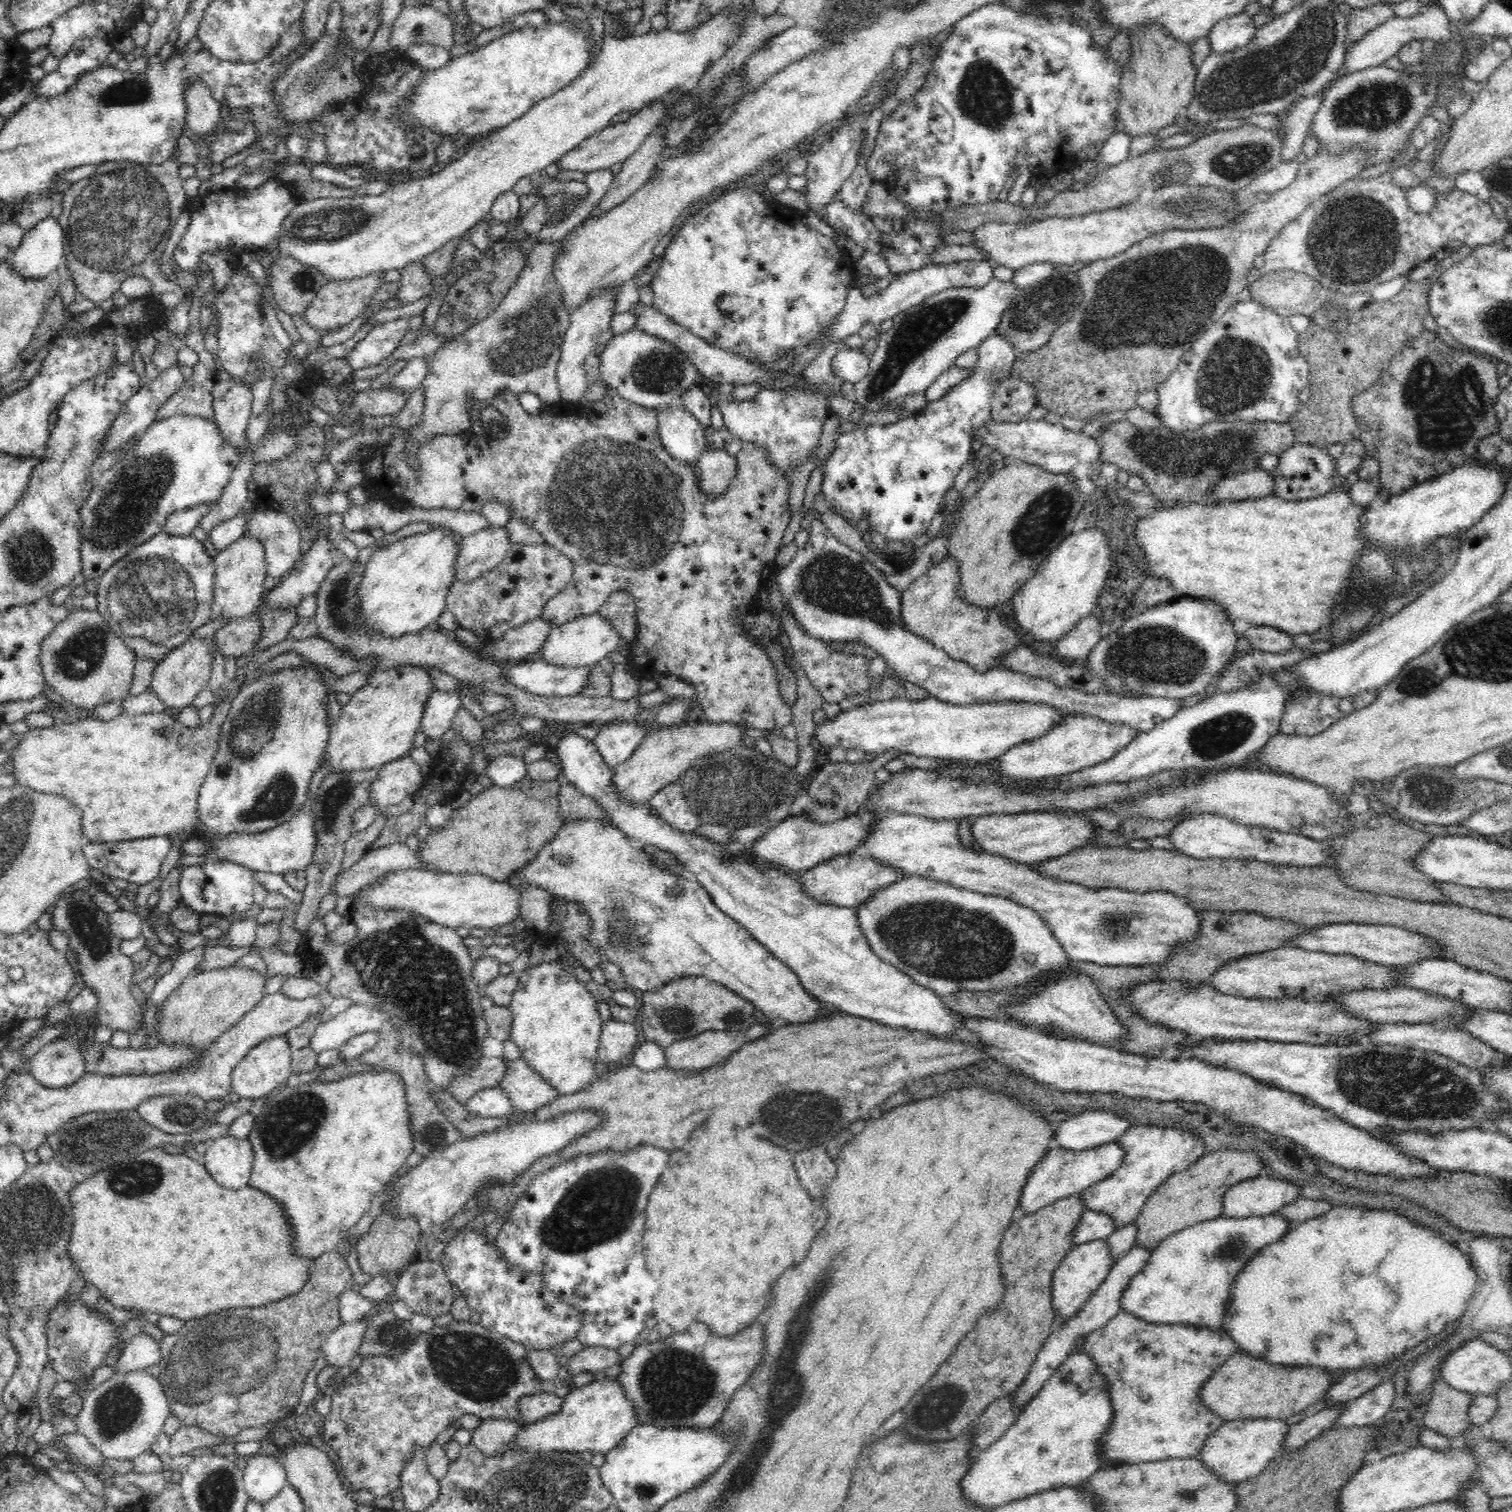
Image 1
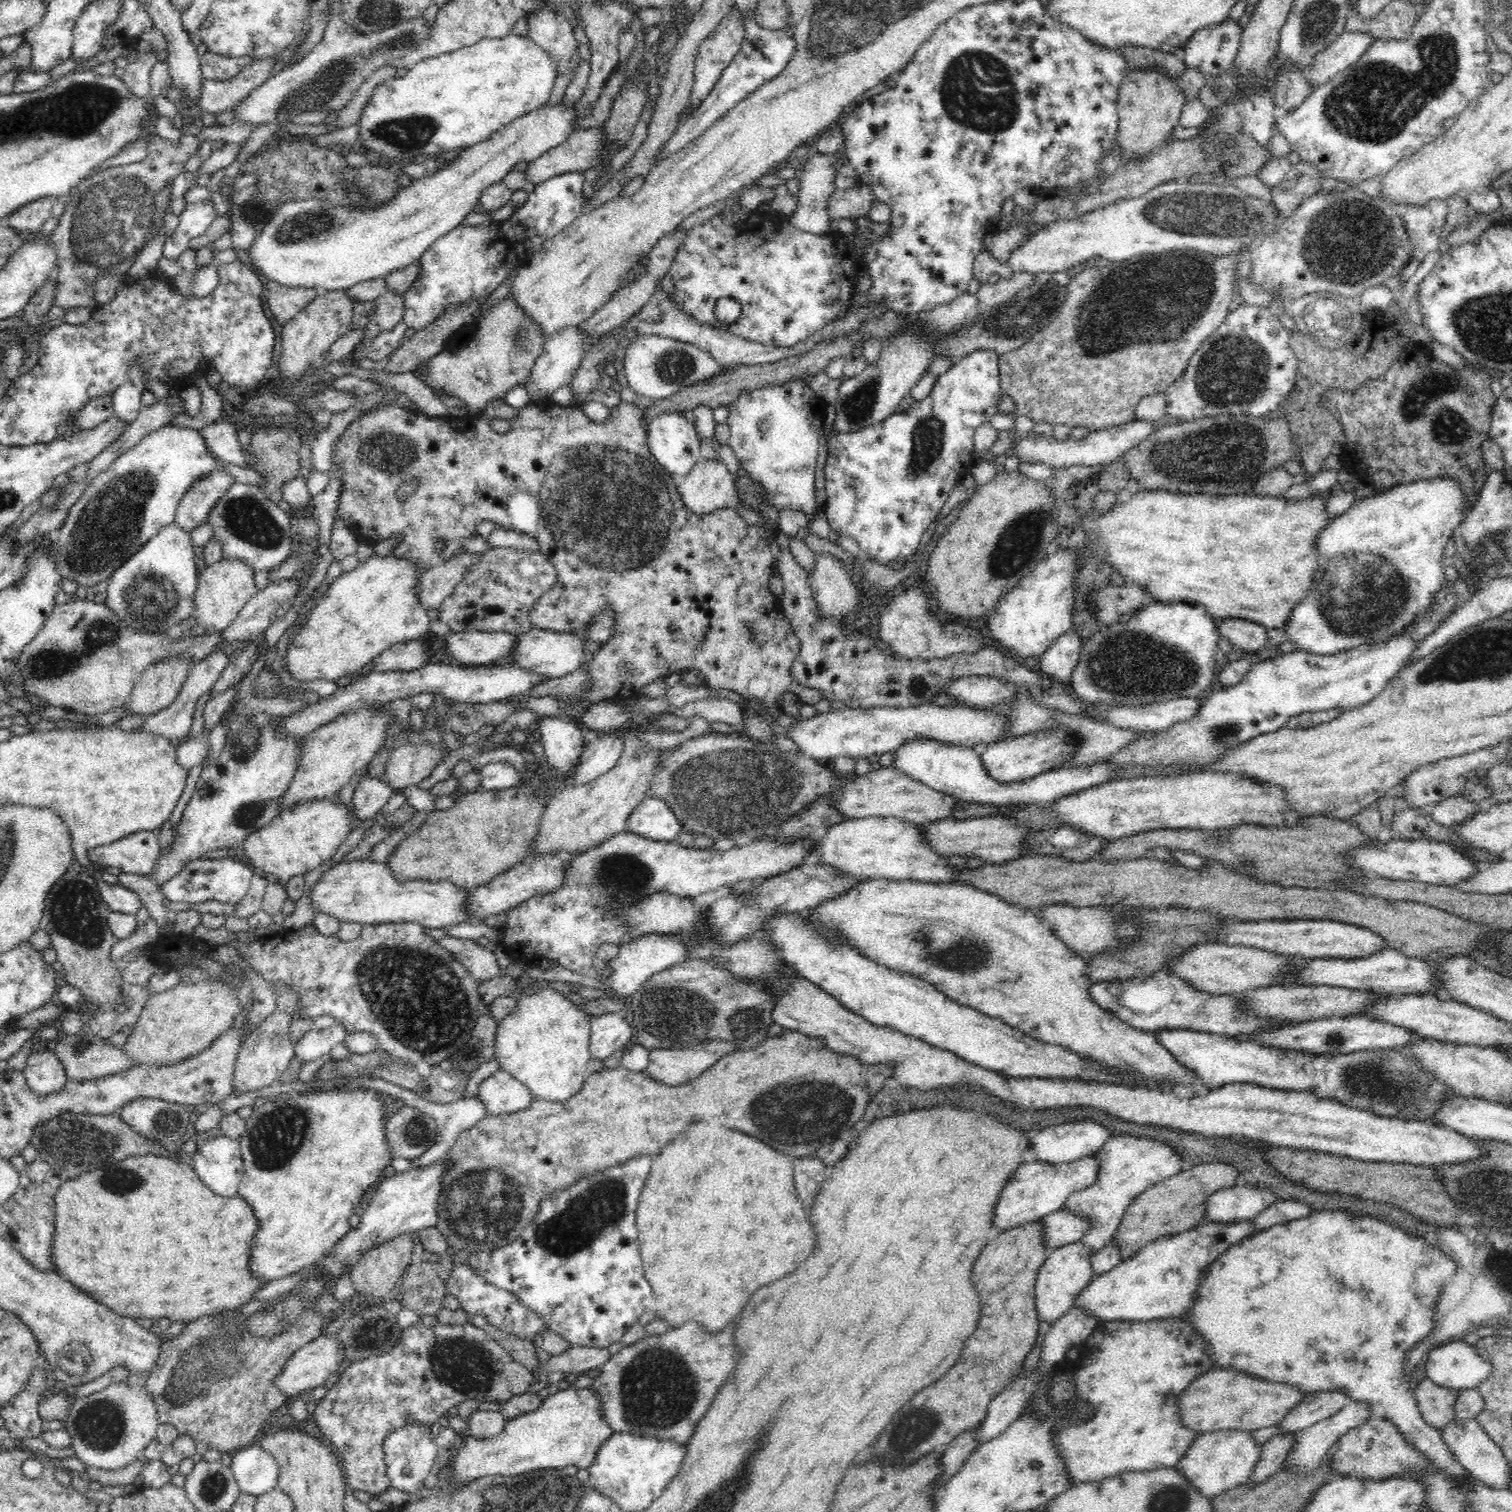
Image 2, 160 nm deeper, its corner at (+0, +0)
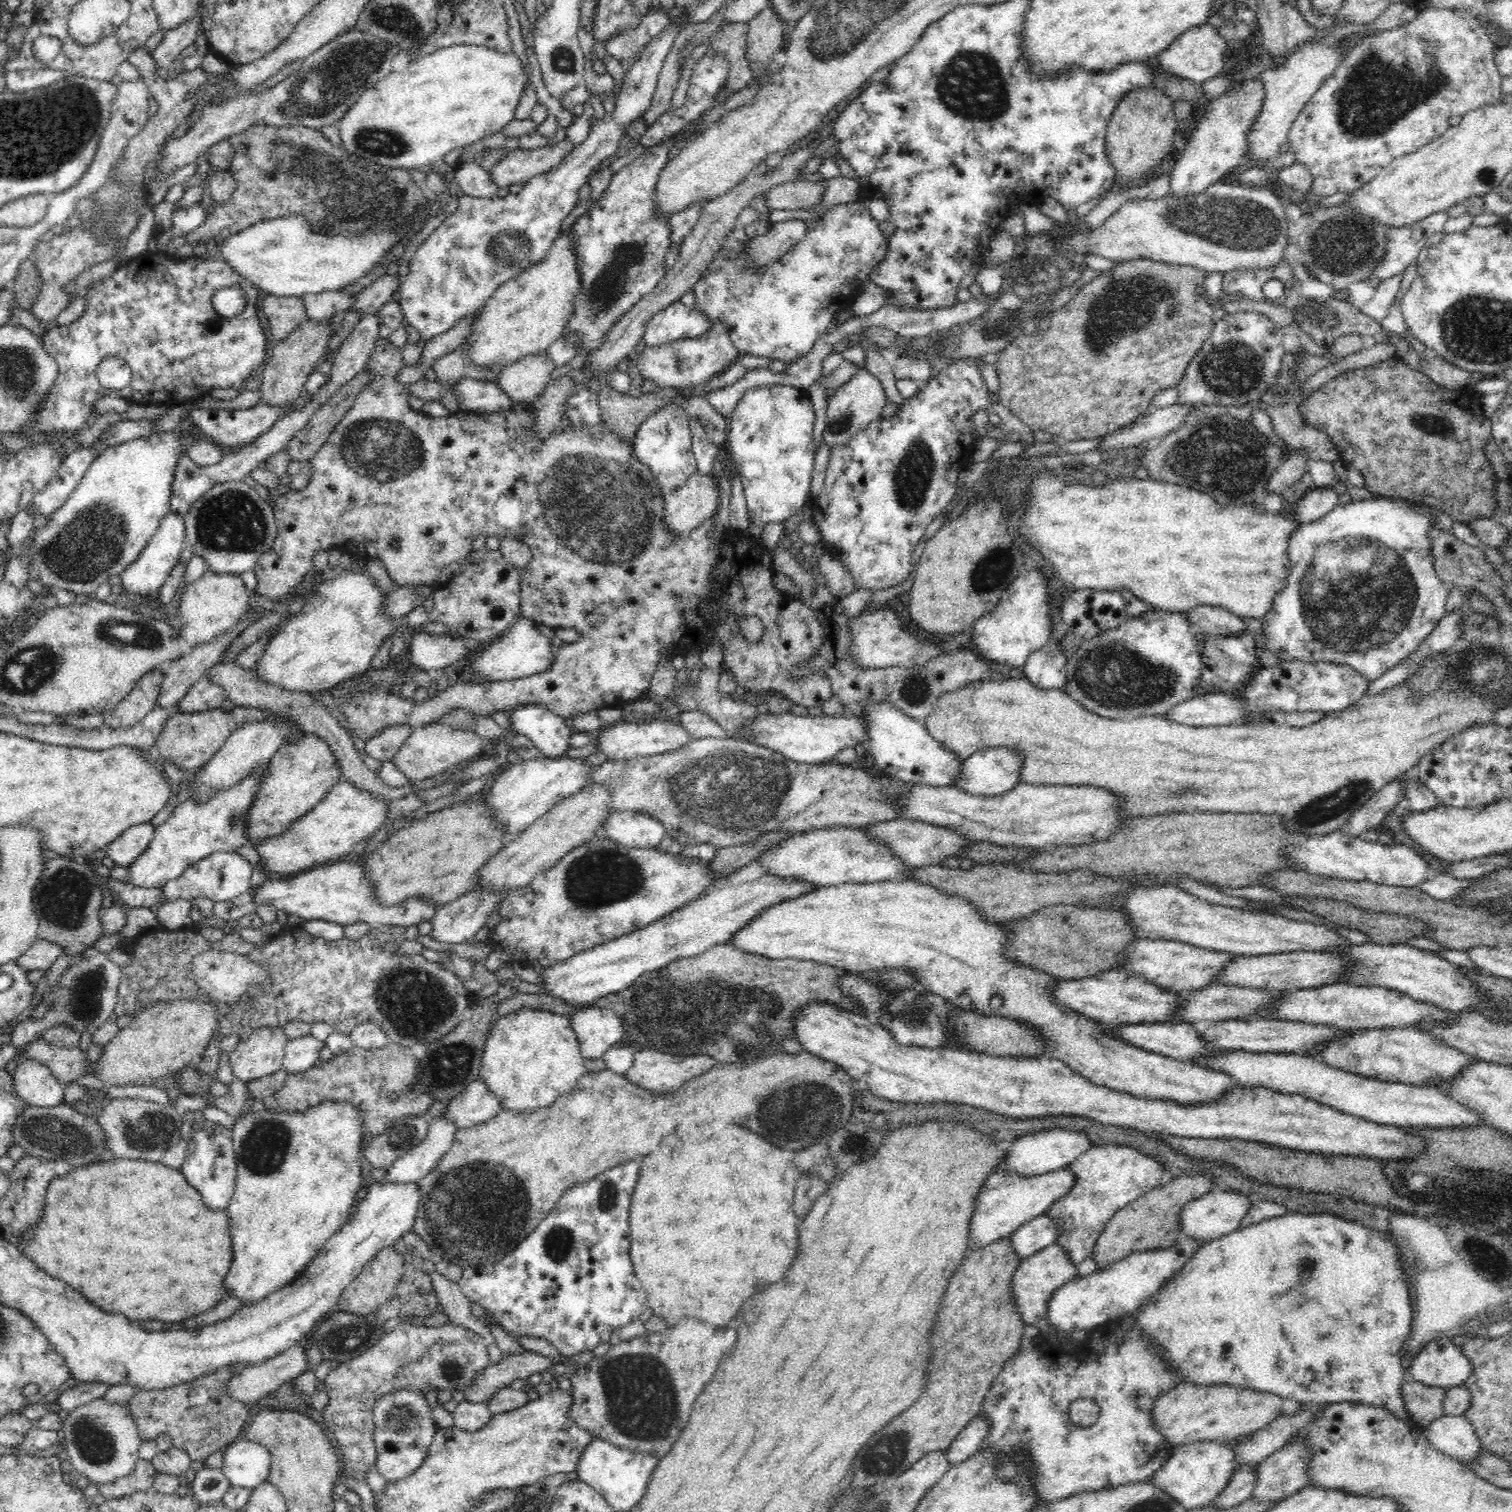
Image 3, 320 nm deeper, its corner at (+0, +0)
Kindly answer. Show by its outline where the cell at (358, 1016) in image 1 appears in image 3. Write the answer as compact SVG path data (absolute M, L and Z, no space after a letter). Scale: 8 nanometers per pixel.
M310 1034L289 1040L285 1046L285 1055L281 1069L290 1075L308 1070L318 1062L320 1050L325 1045L325 1041L316 1040Z

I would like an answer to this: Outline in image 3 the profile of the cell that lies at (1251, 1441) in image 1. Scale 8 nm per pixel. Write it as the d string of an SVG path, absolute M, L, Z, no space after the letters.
M1200 1440L1173 1448L1171 1457L1149 1478L1152 1487L1164 1491L1188 1511L1207 1506L1218 1496L1236 1472L1235 1450L1224 1442Z

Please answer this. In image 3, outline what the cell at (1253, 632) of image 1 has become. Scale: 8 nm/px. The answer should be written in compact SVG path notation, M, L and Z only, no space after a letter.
M1200 605L1185 612L1189 622L1206 635L1239 635L1246 630L1244 618L1232 614L1224 607Z

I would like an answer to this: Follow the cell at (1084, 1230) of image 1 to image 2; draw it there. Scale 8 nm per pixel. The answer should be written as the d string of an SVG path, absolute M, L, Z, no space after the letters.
M1061 1210L1040 1221L1044 1227L1044 1245L1048 1251L1081 1241L1090 1230L1090 1222L1076 1214Z

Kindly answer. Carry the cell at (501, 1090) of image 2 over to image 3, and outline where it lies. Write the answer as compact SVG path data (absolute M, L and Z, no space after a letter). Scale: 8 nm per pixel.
M474 1080L443 1111L458 1129L466 1129L494 1118L503 1108L483 1080Z

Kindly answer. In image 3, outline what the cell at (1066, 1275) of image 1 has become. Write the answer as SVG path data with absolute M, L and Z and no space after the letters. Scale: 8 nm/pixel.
M1052 1244L1032 1256L1024 1257L1017 1267L1011 1282L1011 1293L1021 1318L1026 1325L1048 1328L1047 1304L1051 1294L1078 1277L1077 1265L1069 1259L1069 1254L1062 1247Z

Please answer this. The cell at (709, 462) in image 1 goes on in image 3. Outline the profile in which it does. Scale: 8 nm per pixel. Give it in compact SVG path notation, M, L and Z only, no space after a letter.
M696 472L688 480L663 496L663 522L667 524L674 537L682 537L686 533L698 529L706 519L714 517L719 507L719 487L713 476Z

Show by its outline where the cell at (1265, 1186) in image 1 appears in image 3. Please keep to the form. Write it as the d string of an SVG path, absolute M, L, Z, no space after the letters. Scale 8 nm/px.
M1238 1190L1215 1191L1214 1194L1206 1193L1196 1200L1188 1202L1184 1210L1180 1212L1180 1234L1184 1238L1196 1239L1196 1241L1212 1241L1223 1235L1231 1234L1240 1228L1240 1224L1252 1208L1252 1200Z

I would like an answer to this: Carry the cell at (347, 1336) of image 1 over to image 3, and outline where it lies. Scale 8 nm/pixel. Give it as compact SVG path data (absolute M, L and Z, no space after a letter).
M309 1344L288 1348L276 1357L244 1367L227 1382L227 1392L234 1400L254 1403L278 1390L283 1382L299 1377L308 1366Z

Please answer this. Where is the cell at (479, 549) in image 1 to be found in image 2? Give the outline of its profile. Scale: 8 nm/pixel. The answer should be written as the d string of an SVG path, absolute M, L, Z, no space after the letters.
M462 550L458 556L448 558L448 562L438 564L417 578L415 591L424 608L438 608L440 603L455 591L455 586L463 581L467 570L480 560L483 553L468 553Z

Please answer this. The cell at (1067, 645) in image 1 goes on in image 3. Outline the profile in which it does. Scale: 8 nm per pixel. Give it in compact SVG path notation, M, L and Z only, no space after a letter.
M1050 640L1040 650L1031 652L1023 666L1024 678L1036 688L1060 688L1067 683L1068 657L1057 640Z

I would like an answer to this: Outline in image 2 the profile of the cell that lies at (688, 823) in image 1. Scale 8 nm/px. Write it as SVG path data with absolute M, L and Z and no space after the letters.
M646 798L628 816L628 830L648 840L676 841L682 823L664 800Z

